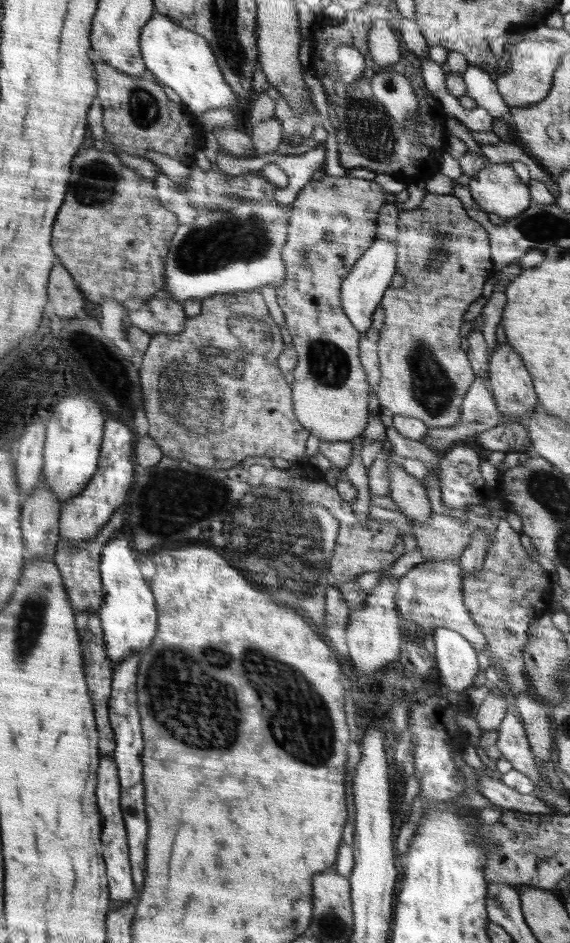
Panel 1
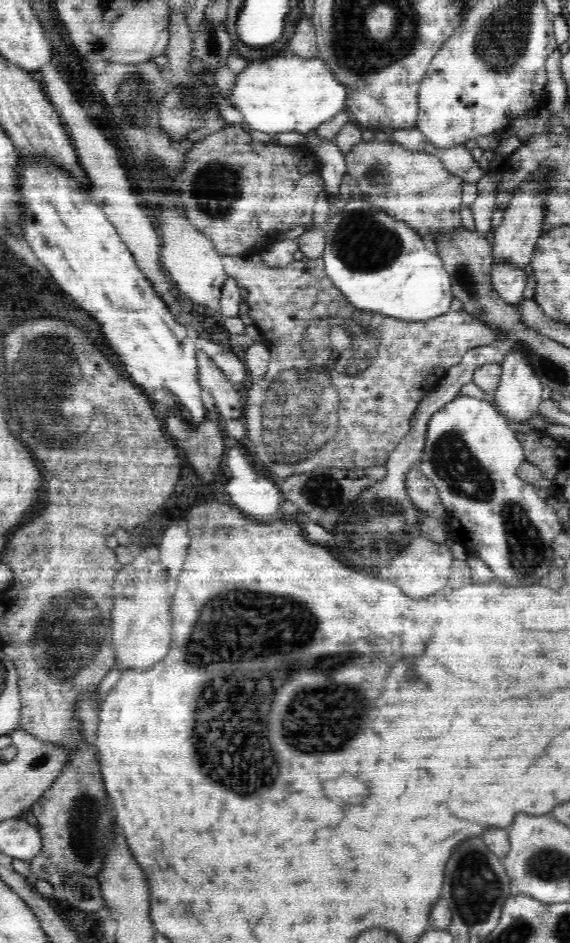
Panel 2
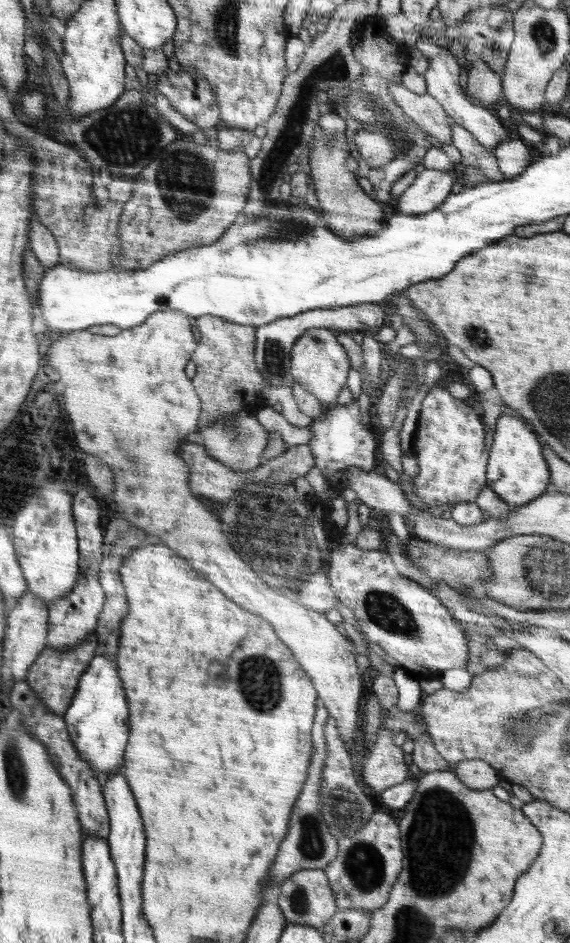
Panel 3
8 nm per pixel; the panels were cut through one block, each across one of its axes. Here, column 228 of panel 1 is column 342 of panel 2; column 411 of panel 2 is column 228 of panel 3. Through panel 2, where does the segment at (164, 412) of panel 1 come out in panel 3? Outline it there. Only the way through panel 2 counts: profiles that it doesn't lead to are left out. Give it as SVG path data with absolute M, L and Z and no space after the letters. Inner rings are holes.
M212 315L199 316L193 321L201 334L191 358L196 364L196 375L191 380L201 401L197 430L208 428L222 418L234 422L242 412L254 415L260 406L266 405L262 390L271 387L254 363L257 327L231 323Z

